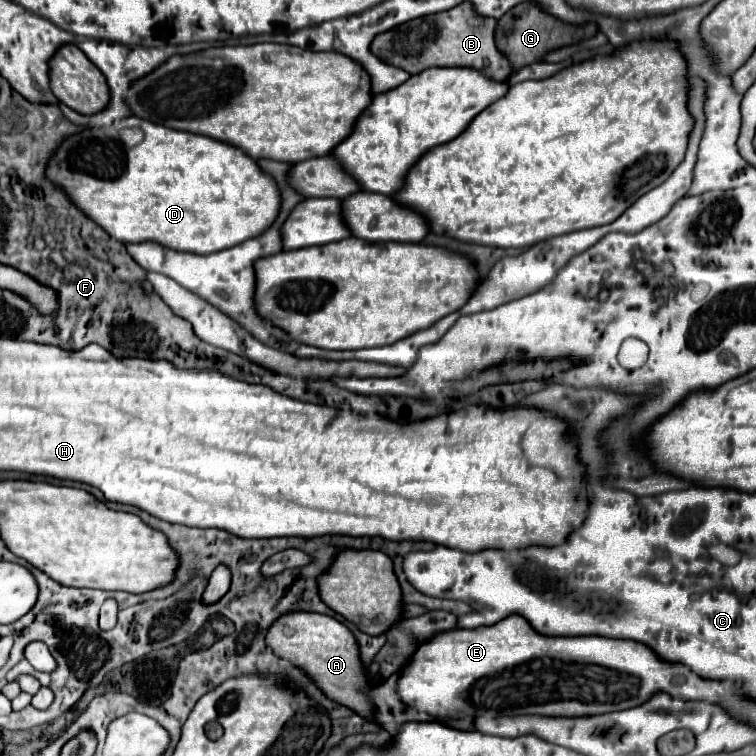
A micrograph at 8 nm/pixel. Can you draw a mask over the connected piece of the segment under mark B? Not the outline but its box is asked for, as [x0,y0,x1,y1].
[370,2,510,82]

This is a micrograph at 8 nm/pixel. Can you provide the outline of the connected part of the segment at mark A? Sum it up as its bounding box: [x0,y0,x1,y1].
[266,612,436,736]

